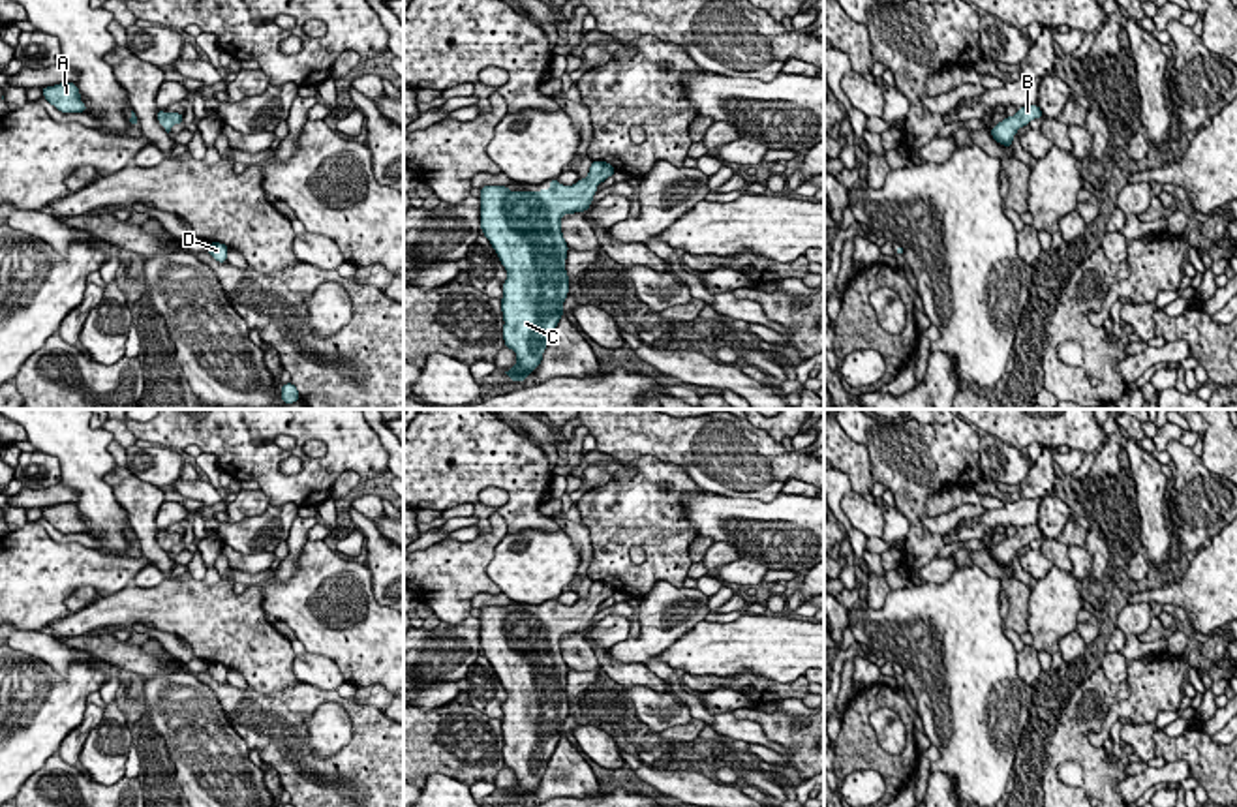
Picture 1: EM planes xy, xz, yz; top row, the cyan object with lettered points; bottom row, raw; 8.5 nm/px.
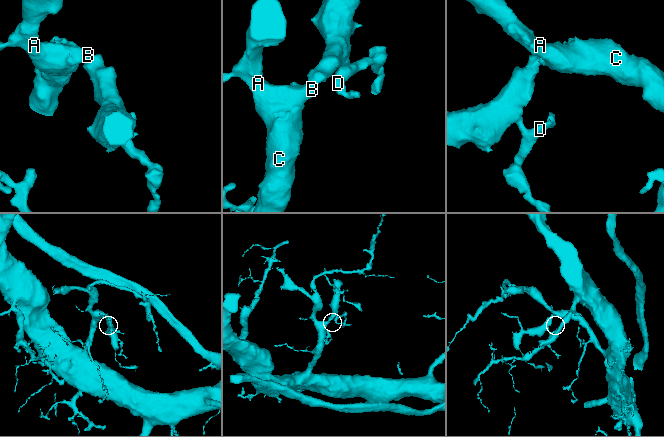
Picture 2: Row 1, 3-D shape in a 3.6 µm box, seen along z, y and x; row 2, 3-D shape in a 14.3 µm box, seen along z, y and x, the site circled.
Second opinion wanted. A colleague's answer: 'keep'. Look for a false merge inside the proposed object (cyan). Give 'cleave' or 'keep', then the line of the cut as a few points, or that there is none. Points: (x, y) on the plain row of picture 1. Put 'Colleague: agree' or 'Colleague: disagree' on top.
Colleague: agree
keep | no cut

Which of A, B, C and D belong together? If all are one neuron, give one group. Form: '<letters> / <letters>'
A B C D

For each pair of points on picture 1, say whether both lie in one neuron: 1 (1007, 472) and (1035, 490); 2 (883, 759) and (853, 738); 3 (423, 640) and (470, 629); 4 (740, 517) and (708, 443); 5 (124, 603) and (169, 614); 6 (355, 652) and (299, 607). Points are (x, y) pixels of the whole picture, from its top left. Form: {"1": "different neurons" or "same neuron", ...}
{"1": "different neurons", "2": "same neuron", "3": "same neuron", "4": "different neurons", "5": "same neuron", "6": "same neuron"}

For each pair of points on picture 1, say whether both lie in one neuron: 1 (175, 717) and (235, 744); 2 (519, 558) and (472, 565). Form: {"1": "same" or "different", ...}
{"1": "same", "2": "different"}

